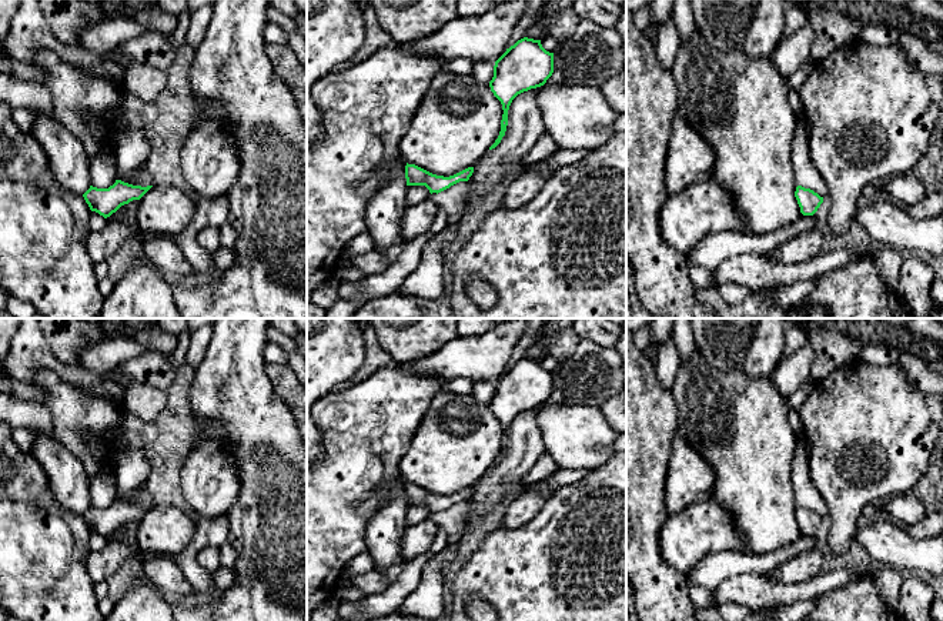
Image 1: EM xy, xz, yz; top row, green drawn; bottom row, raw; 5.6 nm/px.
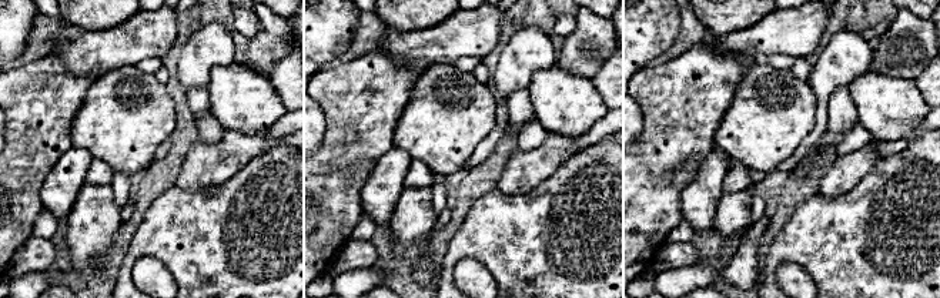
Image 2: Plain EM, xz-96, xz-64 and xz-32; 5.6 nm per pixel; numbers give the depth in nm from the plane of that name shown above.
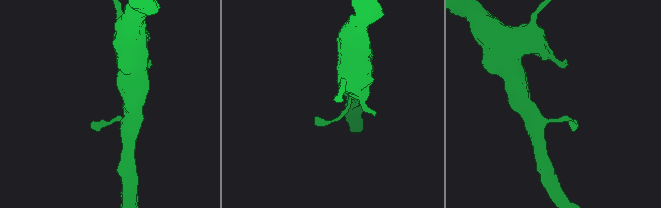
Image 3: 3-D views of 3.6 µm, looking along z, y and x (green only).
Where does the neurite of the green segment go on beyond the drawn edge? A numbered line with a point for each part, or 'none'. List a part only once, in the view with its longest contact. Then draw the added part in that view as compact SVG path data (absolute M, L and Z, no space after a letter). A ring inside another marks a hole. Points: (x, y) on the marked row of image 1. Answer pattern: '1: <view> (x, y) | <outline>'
none

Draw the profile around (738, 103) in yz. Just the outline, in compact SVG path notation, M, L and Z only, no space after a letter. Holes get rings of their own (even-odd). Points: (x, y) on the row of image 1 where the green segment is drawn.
M696 27L692 39L681 44L671 74L678 89L678 114L715 151L716 158L710 176L732 194L735 204L743 213L742 233L765 236L795 224L802 217L795 197L797 186L792 166L796 114L787 101L790 90L787 79L779 73L772 57L750 57L742 49L713 49Z

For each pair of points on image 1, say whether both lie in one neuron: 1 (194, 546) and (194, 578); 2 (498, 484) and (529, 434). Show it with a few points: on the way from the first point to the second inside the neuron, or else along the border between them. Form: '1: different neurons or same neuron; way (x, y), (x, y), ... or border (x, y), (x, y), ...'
1: same neuron; way (191, 554), (191, 570)
2: same neuron; way (510, 471), (524, 447)

